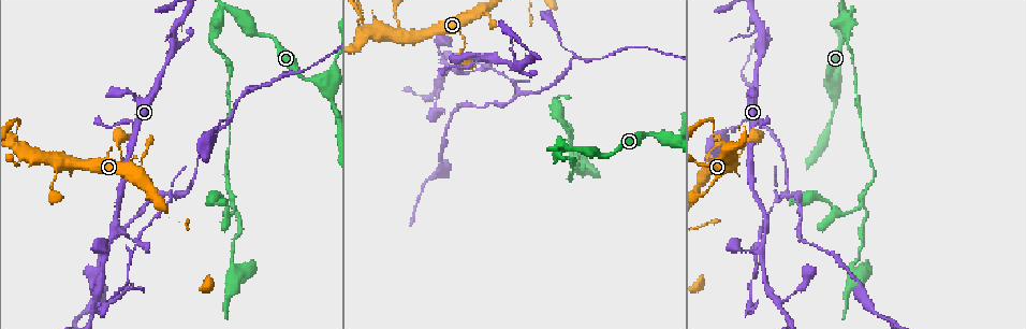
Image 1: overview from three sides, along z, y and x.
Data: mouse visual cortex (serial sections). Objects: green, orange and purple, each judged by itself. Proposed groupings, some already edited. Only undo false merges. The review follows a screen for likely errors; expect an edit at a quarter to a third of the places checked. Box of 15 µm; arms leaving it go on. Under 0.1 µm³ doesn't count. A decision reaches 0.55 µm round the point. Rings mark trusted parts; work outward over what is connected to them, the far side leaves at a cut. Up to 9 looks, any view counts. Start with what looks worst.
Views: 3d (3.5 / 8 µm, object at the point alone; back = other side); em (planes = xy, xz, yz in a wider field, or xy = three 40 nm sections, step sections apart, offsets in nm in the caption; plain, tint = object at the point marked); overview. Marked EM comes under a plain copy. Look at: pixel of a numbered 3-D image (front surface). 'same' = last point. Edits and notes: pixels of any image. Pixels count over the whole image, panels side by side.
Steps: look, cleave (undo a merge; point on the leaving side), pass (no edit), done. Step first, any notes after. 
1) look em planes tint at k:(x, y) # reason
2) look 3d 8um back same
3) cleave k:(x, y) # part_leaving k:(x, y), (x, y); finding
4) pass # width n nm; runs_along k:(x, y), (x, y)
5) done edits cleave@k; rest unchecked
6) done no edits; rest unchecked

look 3d 3.5um at 1:(480, 67) # two arms in line, one across

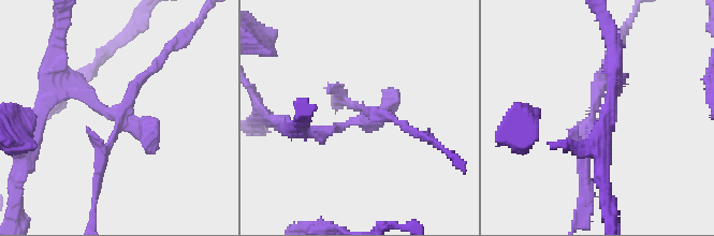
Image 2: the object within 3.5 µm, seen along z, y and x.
look em xy step 5 tint at 2:(116, 115) # now the EM

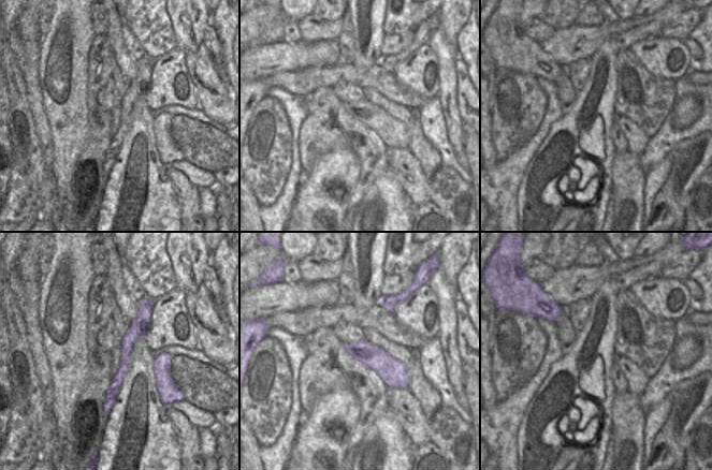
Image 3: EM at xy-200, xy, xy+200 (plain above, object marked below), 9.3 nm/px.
cleave 2:(335, 97) # part_leaving 2:(349, 123), (369, 111), (409, 129); two cells meet here

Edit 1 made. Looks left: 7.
look overview

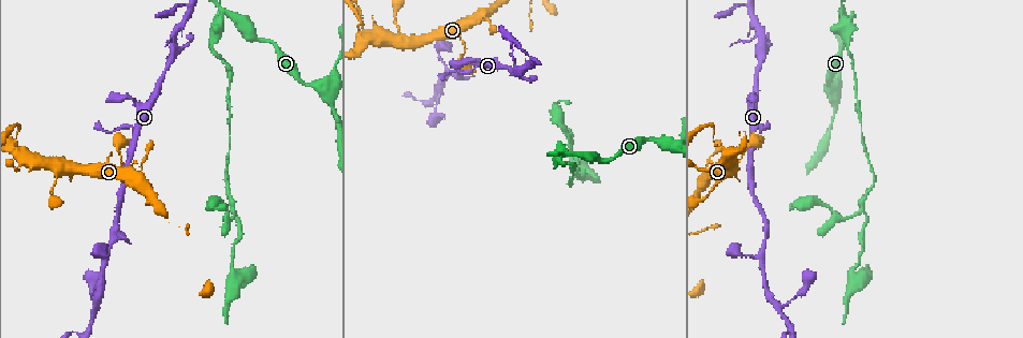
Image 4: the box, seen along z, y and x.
look 3d 8um at 4:(725, 173) # side arm on a straight run

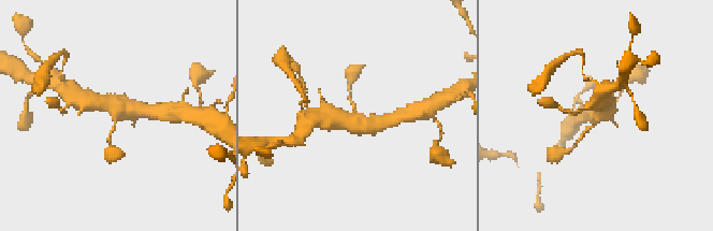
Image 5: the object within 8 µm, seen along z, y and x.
look 3d 3.5um at 5:(358, 117)

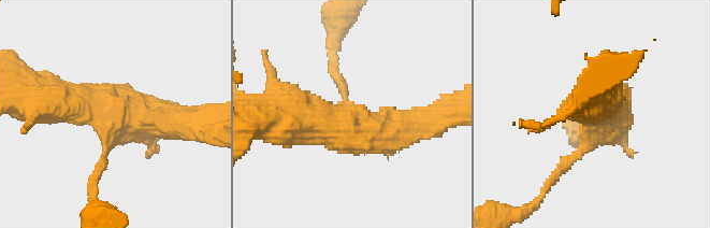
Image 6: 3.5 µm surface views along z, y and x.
look em xy step 3 tint at 6:(351, 118) # arms 3; arm_widths 150, 450, 600 nm

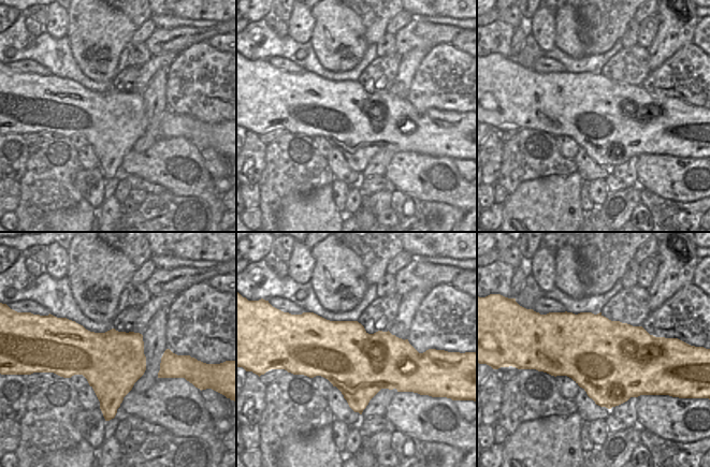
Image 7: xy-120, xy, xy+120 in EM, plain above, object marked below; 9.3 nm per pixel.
pass # runs_along 6:(178, 123), (40, 99); all the same cell

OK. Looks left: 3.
look 3d 3.5um at 4:(358, 24)

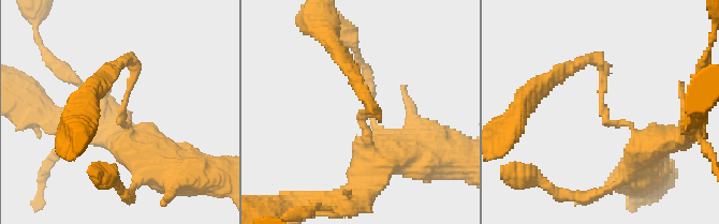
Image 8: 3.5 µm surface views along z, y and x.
look em xy step 1 tint at 8:(124, 96) # arm_widths 200, 250 nm

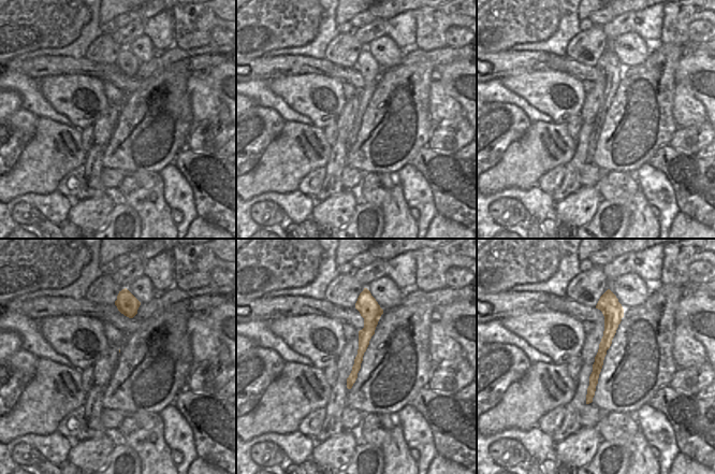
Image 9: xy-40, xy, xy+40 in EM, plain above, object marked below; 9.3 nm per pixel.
pass # runs_along 9:(604, 303), (610, 331), (588, 400); all the same cell

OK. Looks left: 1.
done edits cleave@2; rest unchecked

